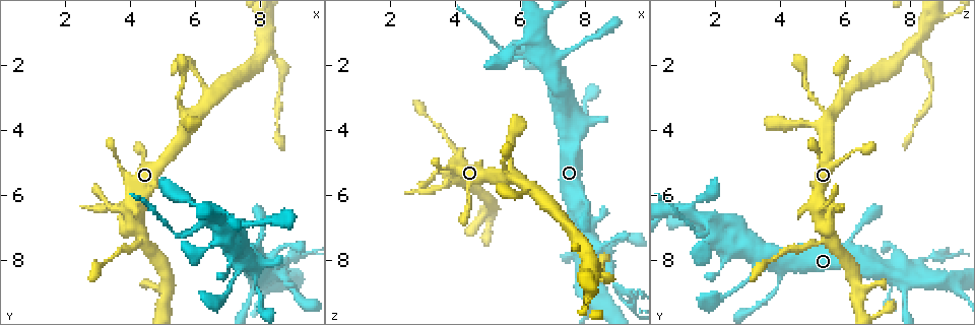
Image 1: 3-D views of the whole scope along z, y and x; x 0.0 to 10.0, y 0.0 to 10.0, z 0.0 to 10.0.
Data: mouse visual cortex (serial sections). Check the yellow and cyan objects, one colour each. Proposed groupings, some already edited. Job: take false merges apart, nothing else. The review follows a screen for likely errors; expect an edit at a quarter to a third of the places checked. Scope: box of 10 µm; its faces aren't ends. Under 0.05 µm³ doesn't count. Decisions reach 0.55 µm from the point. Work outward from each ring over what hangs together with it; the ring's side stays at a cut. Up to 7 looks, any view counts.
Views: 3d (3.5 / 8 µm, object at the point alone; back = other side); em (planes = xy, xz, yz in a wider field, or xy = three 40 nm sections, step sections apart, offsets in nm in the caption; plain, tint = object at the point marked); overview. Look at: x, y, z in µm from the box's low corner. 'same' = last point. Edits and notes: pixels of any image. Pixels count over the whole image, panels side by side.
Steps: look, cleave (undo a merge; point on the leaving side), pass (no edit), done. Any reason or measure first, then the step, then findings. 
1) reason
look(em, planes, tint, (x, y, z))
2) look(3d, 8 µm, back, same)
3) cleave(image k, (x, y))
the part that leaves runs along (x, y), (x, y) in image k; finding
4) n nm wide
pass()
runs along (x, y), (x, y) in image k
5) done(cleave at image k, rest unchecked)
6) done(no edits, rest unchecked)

branch point
look(3d, 3.5 µm, (4.45, 7.35, 5.50))

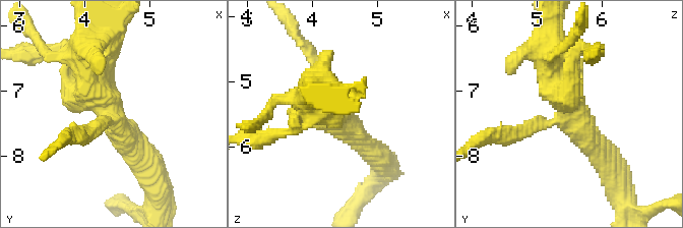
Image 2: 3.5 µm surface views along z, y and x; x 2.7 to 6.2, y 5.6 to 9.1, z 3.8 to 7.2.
3 arms; arms of 200, 350, 450 nm; need the tissue
look(em, xy, step 3, tint, (4.35, 7.35, 5.55))

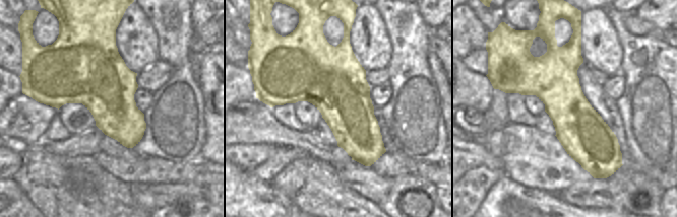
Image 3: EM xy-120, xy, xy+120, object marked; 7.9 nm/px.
500 nm wide
cleave(image 2, (523, 133))
the part that leaves runs along (548, 124), (514, 136), (483, 136) in image 2; two cells meet here

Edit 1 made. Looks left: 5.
look(3d, 3.5 µm, (6.50, 3.05, 5.95))

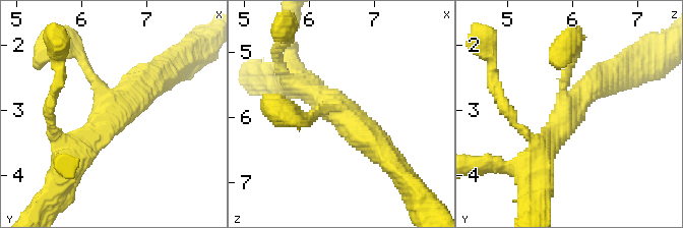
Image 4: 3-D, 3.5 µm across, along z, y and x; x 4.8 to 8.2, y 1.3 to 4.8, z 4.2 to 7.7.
3 arms; arms of 150, 400, 400 nm
look(em, xy, step 3, tint, (6.50, 3.05, 5.90))

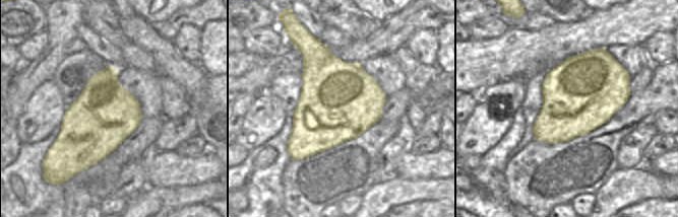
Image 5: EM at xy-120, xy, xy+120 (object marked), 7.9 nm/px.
pass()
runs along (70, 160), (135, 86), (158, 79) in image 4; all the same cell

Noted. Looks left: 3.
thin arm on a thick one
look(em, xy, step 3, tint, (9.10, 7.90, 9.00))

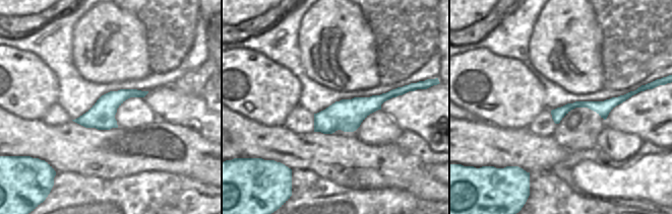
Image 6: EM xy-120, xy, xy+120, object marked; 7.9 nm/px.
see where the arms go
look(3d, 3.5 µm, same)

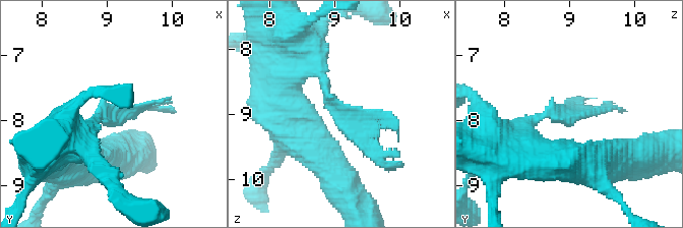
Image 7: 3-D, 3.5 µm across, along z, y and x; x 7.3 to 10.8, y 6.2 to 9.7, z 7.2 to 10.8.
260 nm wide
pass()
runs along (401, 91), (323, 122), (316, 129) in image 6; continuous, no second cell

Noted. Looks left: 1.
done(cleave at image 2, rest unchecked)

